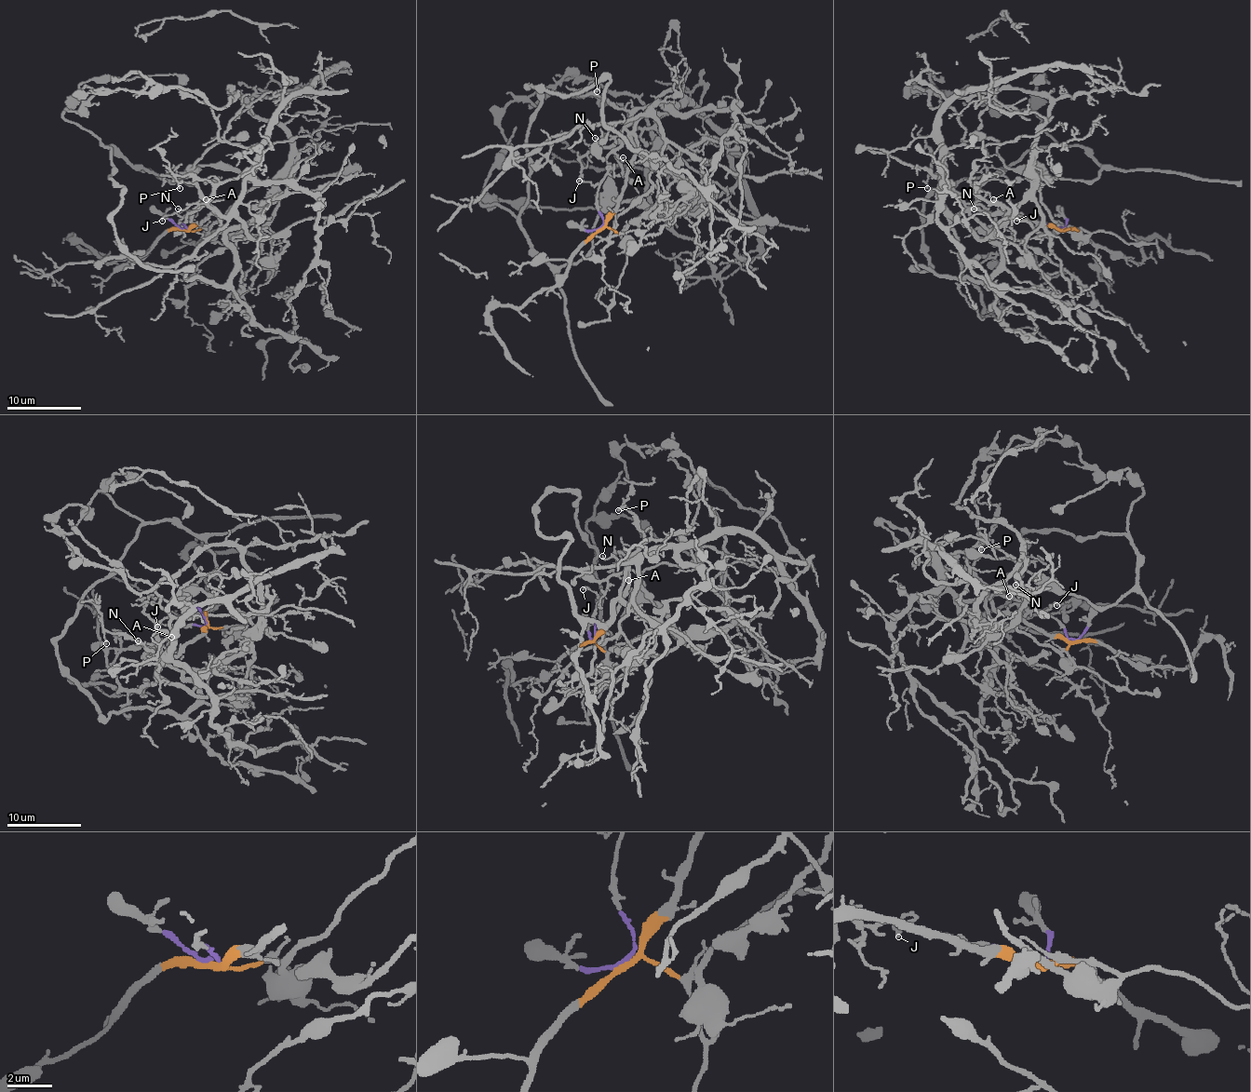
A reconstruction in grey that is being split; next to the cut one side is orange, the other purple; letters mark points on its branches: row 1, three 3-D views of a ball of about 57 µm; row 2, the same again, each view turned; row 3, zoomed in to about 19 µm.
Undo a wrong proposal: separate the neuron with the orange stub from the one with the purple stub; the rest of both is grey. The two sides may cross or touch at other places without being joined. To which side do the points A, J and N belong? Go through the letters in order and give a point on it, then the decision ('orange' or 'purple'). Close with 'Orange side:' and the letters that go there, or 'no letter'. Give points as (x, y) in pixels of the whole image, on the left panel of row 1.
A: (206, 199) | purple
J: (162, 221) | purple
N: (178, 208) | purple
Orange side: no letter

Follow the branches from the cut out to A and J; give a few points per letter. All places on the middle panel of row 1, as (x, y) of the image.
A: (600, 229), (602, 218), (597, 205), (597, 188), (608, 169), (606, 158), (612, 153), (623, 158)
J: (600, 229), (602, 218), (597, 205), (597, 188), (578, 181)

